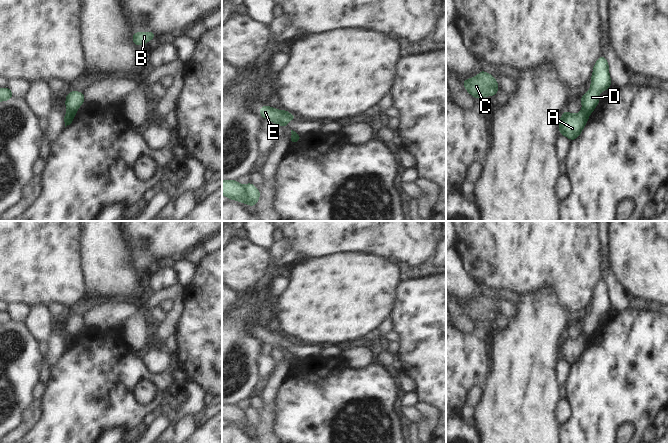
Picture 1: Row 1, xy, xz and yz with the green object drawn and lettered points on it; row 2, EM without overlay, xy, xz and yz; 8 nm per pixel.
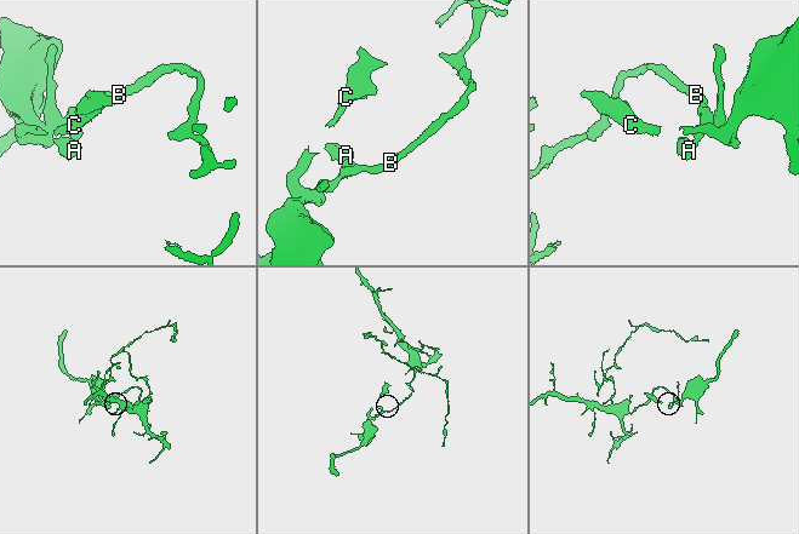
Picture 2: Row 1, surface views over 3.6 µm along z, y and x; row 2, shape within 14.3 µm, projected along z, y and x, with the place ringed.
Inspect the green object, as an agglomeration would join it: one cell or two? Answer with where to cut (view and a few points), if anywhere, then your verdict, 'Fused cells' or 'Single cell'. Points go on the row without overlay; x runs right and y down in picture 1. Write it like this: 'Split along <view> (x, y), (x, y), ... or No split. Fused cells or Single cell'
Split along xz (243, 410), (248, 427). Fused cells.

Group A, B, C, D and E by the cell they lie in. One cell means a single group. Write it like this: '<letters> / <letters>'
A C E / B D

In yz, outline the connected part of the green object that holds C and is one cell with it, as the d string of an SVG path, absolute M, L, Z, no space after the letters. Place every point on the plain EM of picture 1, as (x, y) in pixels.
M483 294L477 300L464 304L462 308L474 322L495 320L497 314L500 312L495 301Z

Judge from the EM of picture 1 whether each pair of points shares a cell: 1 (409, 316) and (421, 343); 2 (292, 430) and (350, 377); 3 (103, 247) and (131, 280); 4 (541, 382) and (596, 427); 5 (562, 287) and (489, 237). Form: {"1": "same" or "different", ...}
{"1": "same", "2": "same", "3": "same", "4": "different", "5": "same"}

